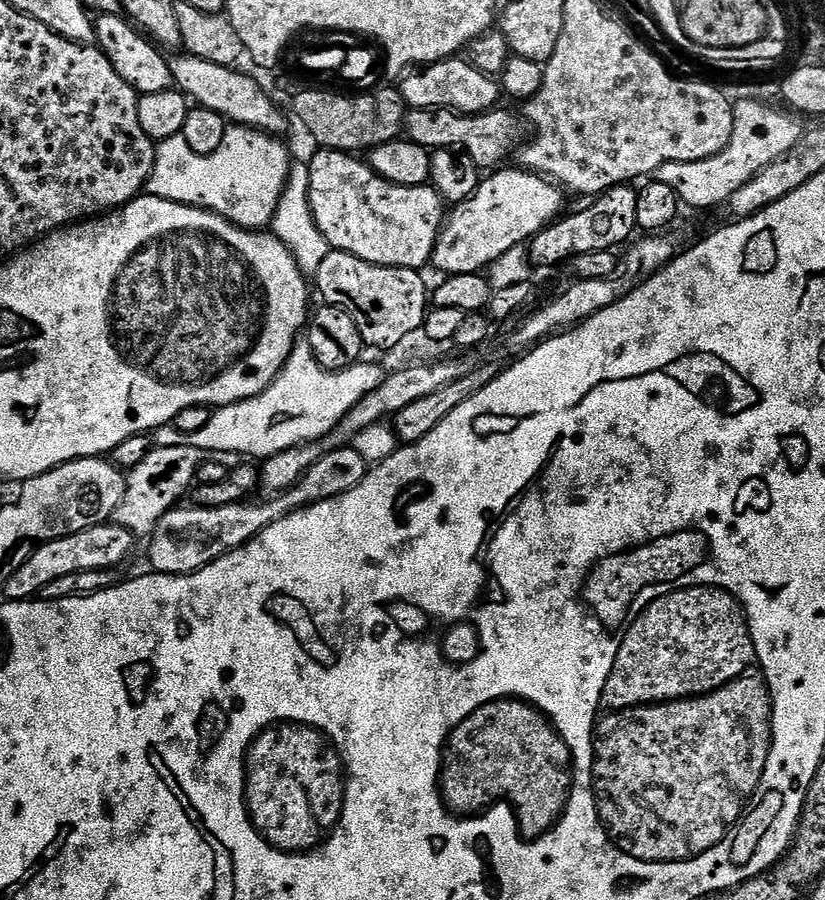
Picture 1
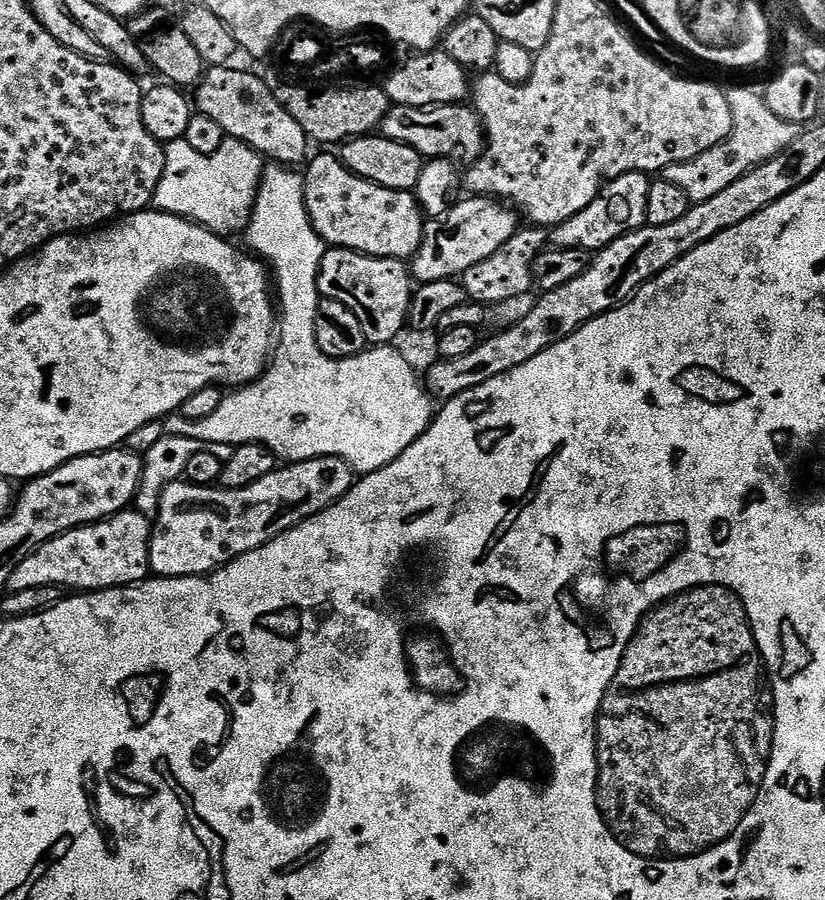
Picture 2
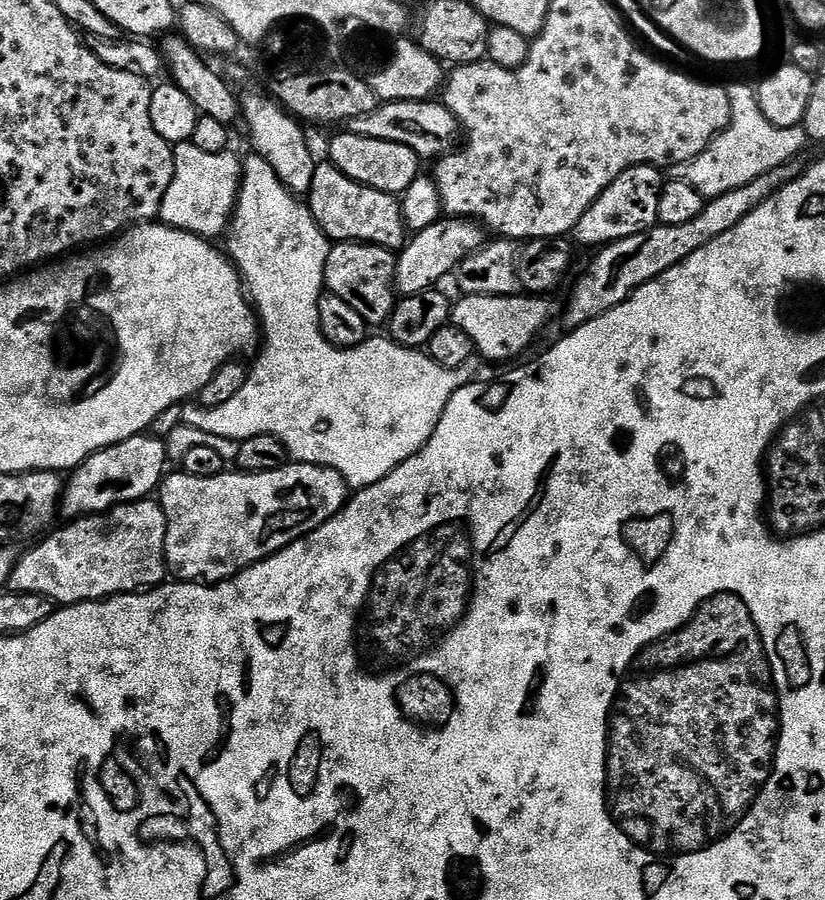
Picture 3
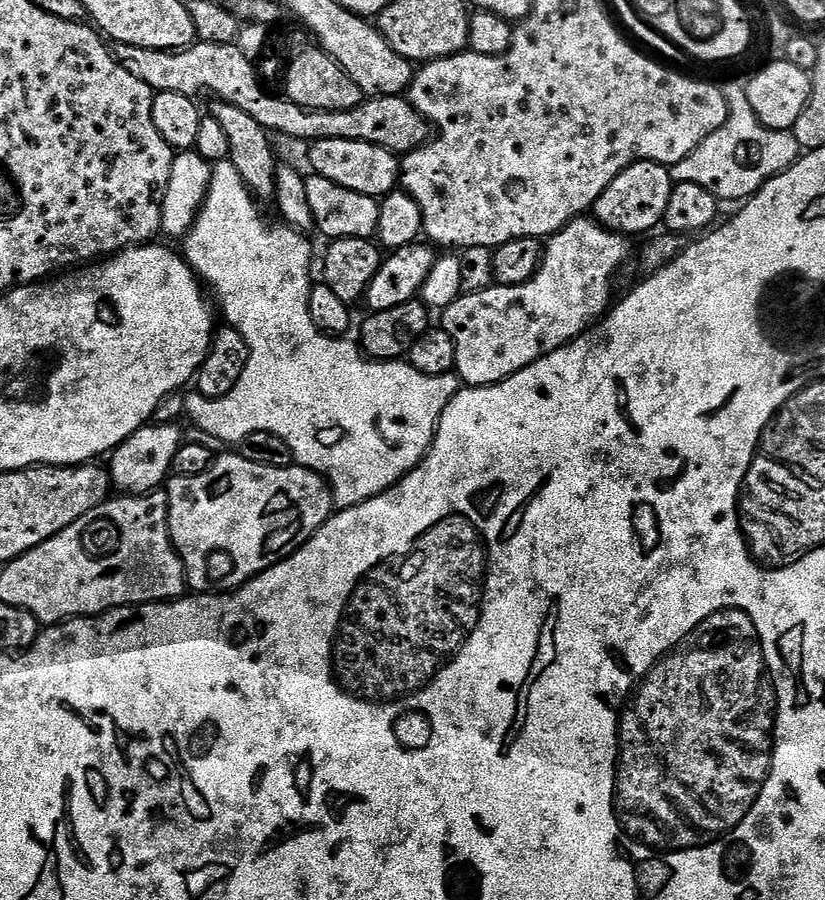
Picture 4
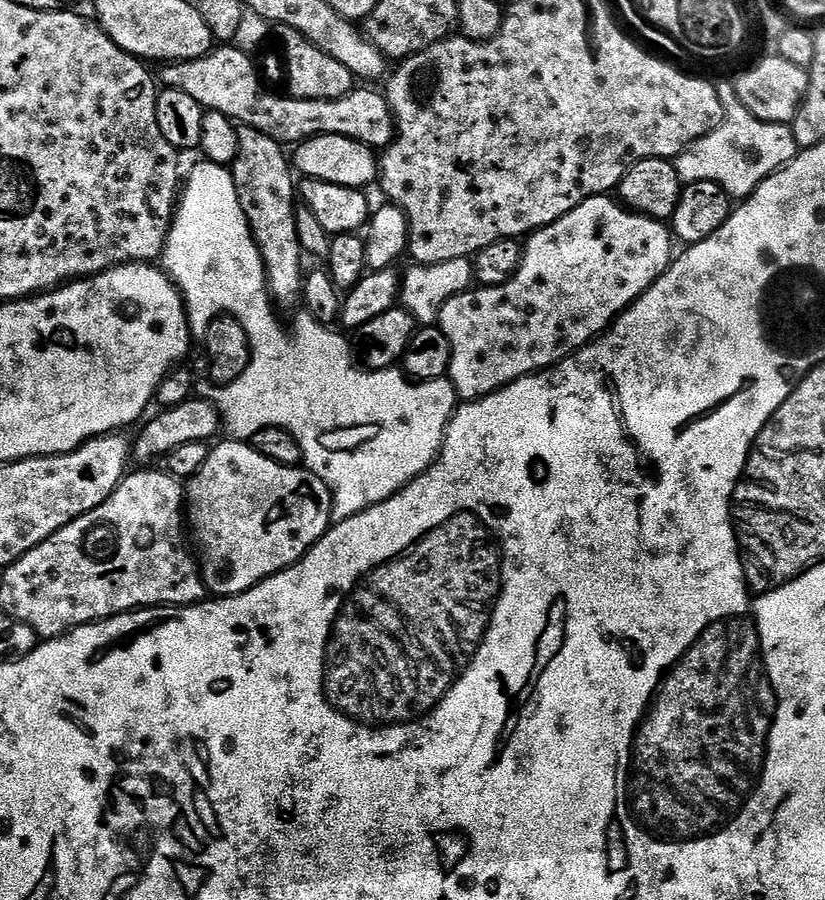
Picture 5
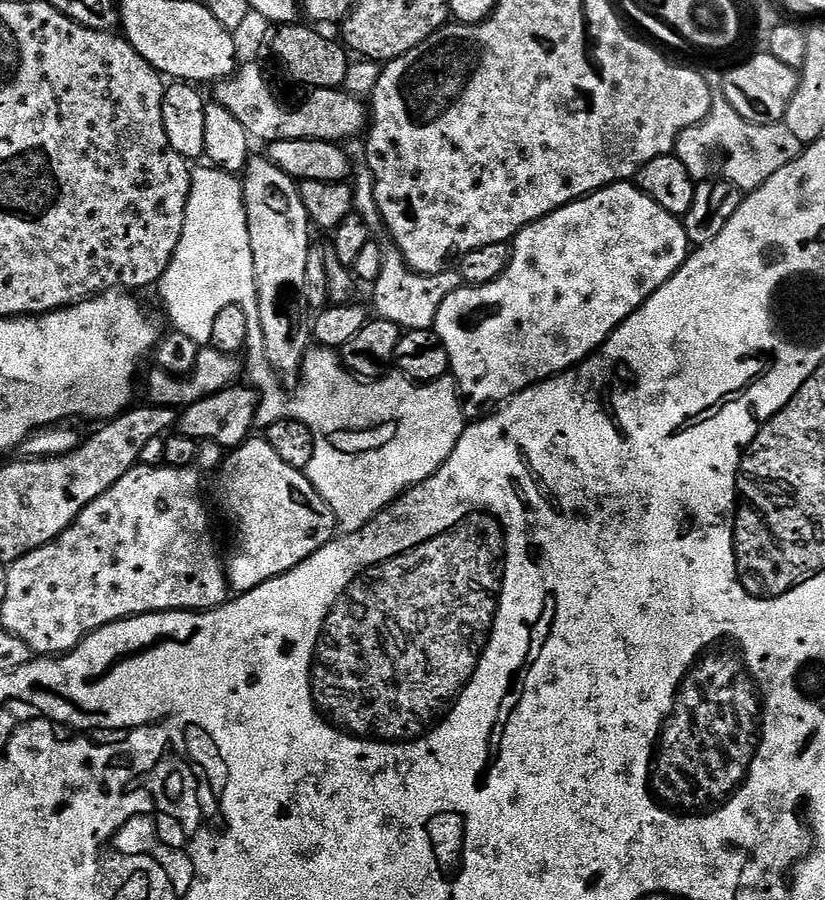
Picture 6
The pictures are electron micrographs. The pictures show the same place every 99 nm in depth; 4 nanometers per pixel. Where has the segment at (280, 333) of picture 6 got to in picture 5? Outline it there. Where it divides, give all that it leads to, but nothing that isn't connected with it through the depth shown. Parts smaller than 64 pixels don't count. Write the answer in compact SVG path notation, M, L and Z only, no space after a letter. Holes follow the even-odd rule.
M237 127L238 154L236 160L230 165L234 178L234 186L238 190L238 202L242 202L242 210L248 219L252 237L256 239L258 250L264 259L264 272L268 276L268 290L281 309L292 308L301 303L304 295L304 282L306 279L305 257L300 250L298 242L298 226L296 225L296 209L298 207L298 184L294 177L294 168L290 163L290 156L286 153L285 145L279 140L270 138L270 134L262 134L257 128Z

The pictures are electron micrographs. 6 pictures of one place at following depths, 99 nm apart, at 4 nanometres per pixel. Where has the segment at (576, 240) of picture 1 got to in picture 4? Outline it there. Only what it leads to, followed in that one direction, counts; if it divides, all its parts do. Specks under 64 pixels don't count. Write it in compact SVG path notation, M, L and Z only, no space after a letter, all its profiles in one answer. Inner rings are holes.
M639 160L631 164L599 196L594 205L596 223L611 232L618 232L625 238L640 236L651 228L660 228L664 223L666 208L670 206L670 196L674 187L672 174L667 164Z

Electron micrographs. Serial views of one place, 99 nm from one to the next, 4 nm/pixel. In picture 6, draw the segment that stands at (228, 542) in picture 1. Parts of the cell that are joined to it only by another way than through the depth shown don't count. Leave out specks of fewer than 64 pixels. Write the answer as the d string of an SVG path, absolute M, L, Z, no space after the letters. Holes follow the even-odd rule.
M249 438L245 440L239 448L231 449L231 451L223 457L222 467L219 469L219 472L221 471L220 488L224 491L224 504L228 507L228 512L232 515L233 522L236 523L236 549L233 550L232 557L227 557L226 571L228 574L228 583L237 593L248 592L251 588L262 586L262 582L266 582L270 578L281 576L290 570L294 570L294 566L306 562L318 550L322 550L322 546L329 544L338 532L334 510L324 501L322 494L314 487L311 479L309 479L301 469L290 466L286 462L282 462L282 458L274 452L274 446L270 446L270 442L267 438L260 438L260 440L256 439L257 438Z

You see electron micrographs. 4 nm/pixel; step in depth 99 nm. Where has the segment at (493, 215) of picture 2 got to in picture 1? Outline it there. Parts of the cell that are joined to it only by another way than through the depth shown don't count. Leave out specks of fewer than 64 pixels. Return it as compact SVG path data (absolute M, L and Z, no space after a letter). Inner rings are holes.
M519 166L508 167L501 167L499 170L485 175L470 199L455 205L447 213L430 261L431 267L436 267L440 274L457 276L471 272L483 273L490 264L502 257L502 254L510 250L511 247L527 245L533 236L538 235L543 228L548 227L565 211L564 196L566 197L566 192L559 184L540 175L539 172L530 172Z

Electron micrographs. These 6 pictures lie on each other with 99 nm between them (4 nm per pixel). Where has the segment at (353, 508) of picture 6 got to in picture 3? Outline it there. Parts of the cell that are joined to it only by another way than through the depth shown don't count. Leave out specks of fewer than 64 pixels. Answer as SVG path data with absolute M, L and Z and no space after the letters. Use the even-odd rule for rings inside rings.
M252 154L249 157L249 160L245 159L242 164L242 179L240 181L239 195L236 198L236 209L232 212L232 222L228 225L226 231L226 241L228 240L226 255L236 265L236 271L240 274L243 287L254 305L262 340L264 336L264 349L261 350L256 365L251 365L242 390L238 390L238 394L234 394L234 398L230 398L230 402L225 402L223 406L217 408L185 407L183 409L183 423L194 430L202 430L206 434L214 434L218 438L226 438L237 442L243 442L255 436L273 436L287 450L289 457L293 461L302 464L317 464L323 468L338 470L338 474L342 474L342 478L347 482L349 489L369 488L374 486L374 482L382 482L382 478L386 478L386 474L390 474L398 465L406 462L406 458L410 458L422 450L424 443L434 434L434 430L444 413L444 407L448 405L448 399L459 388L464 387L473 379L473 365L467 363L457 368L443 368L428 357L427 351L404 348L400 344L394 343L391 338L385 338L383 335L381 335L382 337L373 335L365 340L363 344L353 348L335 348L334 345L326 342L320 332L318 302L322 295L324 267L328 261L328 255L332 253L333 245L325 236L323 230L316 225L316 219L313 218L312 211L281 184L272 167L260 156Z

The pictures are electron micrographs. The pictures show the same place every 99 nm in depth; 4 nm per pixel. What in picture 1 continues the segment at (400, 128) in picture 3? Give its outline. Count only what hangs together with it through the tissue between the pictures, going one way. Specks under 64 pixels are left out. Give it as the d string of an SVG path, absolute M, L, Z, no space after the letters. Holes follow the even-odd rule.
M414 108L405 115L404 132L407 139L413 140L418 146L429 150L437 148L463 150L480 169L492 170L503 165L507 161L504 159L521 147L526 136L525 121L517 113L516 117L512 112L500 111L465 116L463 112L451 112L448 108Z

